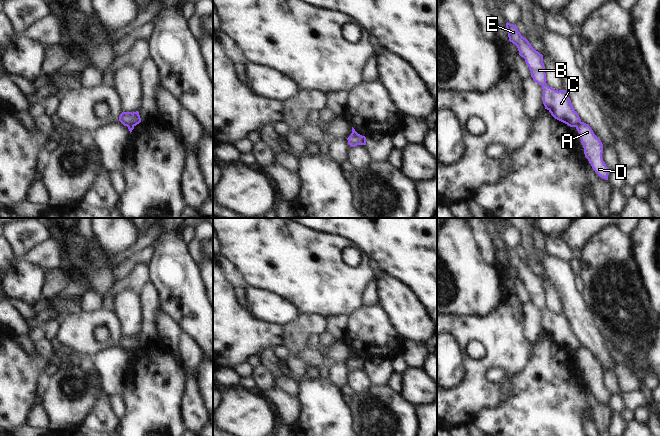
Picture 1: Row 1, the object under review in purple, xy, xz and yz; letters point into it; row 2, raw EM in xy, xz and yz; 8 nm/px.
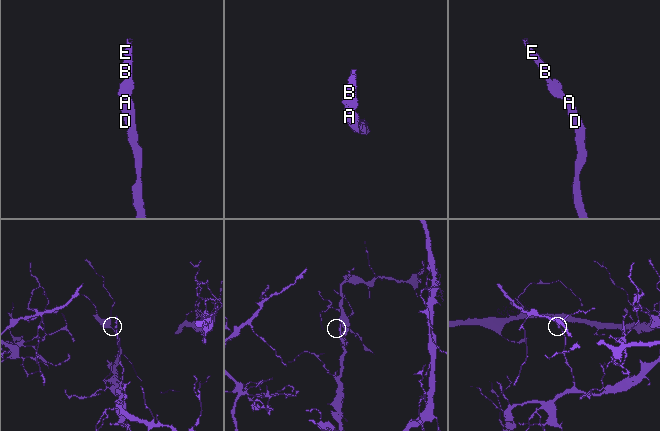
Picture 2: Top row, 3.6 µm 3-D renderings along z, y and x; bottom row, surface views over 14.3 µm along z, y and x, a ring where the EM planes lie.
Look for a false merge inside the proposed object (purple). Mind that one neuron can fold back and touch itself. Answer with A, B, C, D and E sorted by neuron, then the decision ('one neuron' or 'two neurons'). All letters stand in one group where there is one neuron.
A D / B C E; two neurons

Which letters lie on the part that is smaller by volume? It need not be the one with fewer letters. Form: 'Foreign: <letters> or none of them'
Foreign: B, C, E

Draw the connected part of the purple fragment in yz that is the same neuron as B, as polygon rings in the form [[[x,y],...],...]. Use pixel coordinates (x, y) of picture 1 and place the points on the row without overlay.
[[[507,246],[506,253],[508,255],[509,265],[517,270],[519,279],[525,283],[531,295],[531,301],[542,310],[545,333],[547,333],[555,343],[568,350],[578,350],[581,343],[572,330],[566,315],[555,314],[546,307],[543,279],[536,275],[529,265],[521,259],[516,249]]]

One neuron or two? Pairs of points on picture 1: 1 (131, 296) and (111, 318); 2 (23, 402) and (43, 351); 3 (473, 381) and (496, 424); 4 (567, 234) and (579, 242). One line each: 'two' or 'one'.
1: two
2: two
3: two
4: one

